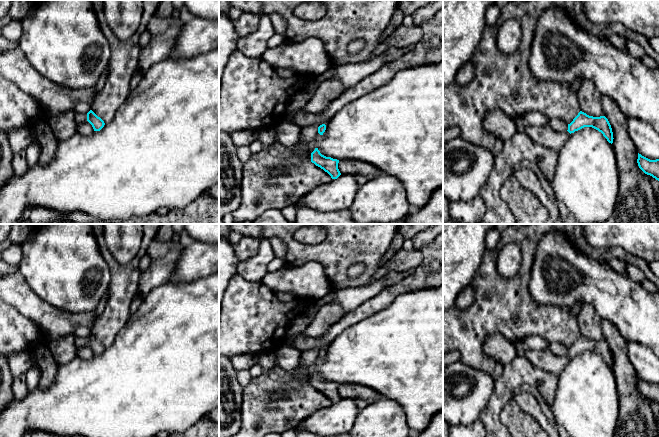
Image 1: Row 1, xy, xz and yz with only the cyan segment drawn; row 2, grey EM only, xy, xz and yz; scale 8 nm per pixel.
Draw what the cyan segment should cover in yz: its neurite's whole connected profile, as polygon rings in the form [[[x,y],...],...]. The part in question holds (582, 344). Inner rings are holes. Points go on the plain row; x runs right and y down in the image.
[[[580,335],[573,345],[568,348],[568,356],[574,357],[584,351],[592,351],[603,358],[609,367],[613,367],[613,356],[608,343],[605,340],[593,341]]]

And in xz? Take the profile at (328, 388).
[[[318,372],[311,377],[311,386],[327,396],[332,403],[337,403],[341,399],[338,393],[339,384],[322,379]]]

